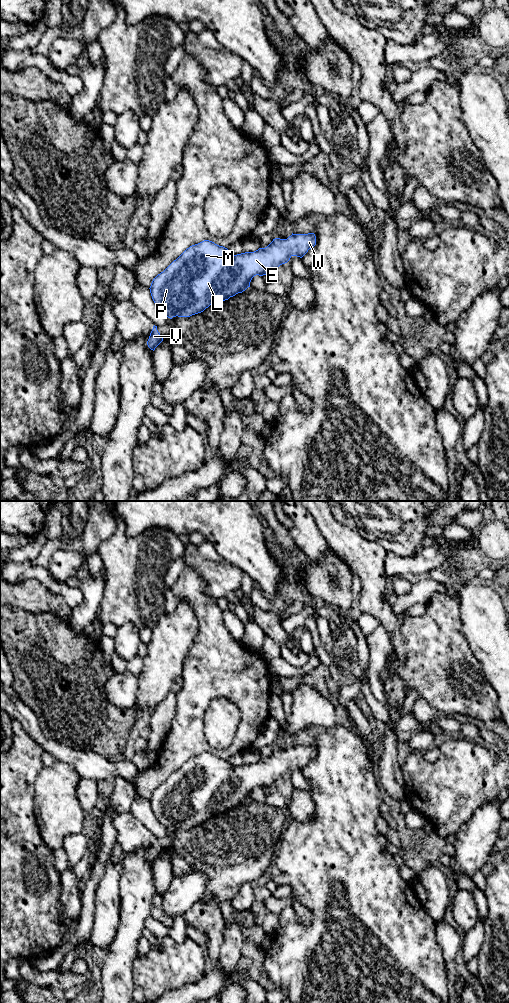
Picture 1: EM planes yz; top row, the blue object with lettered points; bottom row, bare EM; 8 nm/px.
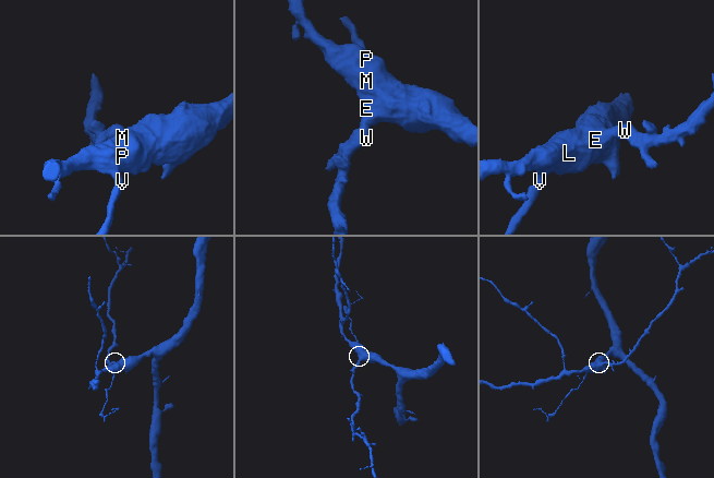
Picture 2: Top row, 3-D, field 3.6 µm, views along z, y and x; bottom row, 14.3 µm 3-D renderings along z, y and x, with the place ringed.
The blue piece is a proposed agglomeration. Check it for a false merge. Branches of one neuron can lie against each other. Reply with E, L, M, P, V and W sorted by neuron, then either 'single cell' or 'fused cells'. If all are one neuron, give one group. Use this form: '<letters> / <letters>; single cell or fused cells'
E L M P V W; single cell

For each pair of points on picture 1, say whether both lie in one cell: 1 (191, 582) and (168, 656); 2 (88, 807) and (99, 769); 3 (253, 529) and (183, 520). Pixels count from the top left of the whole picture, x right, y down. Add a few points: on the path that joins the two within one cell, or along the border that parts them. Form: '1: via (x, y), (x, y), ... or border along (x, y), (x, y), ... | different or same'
1: border along (177, 601), (185, 600), (198, 620) | different
2: border along (81, 776), (97, 780) | different
3: via (236, 534), (217, 534), (203, 520), (200, 520) | same

